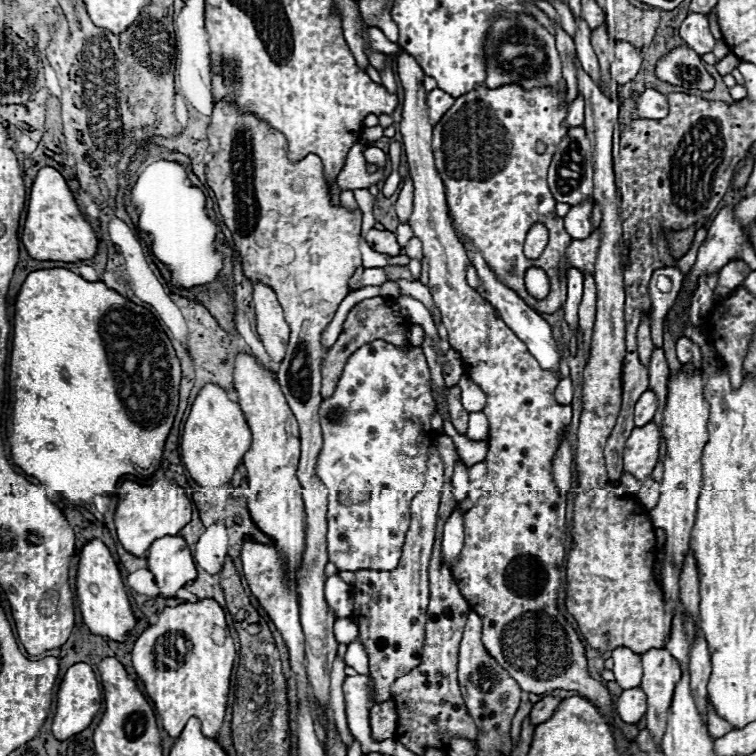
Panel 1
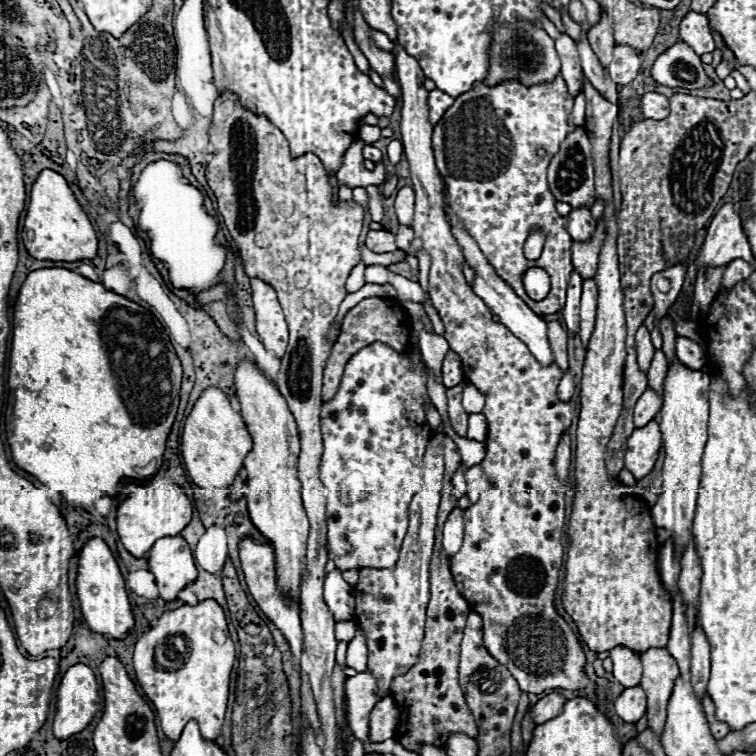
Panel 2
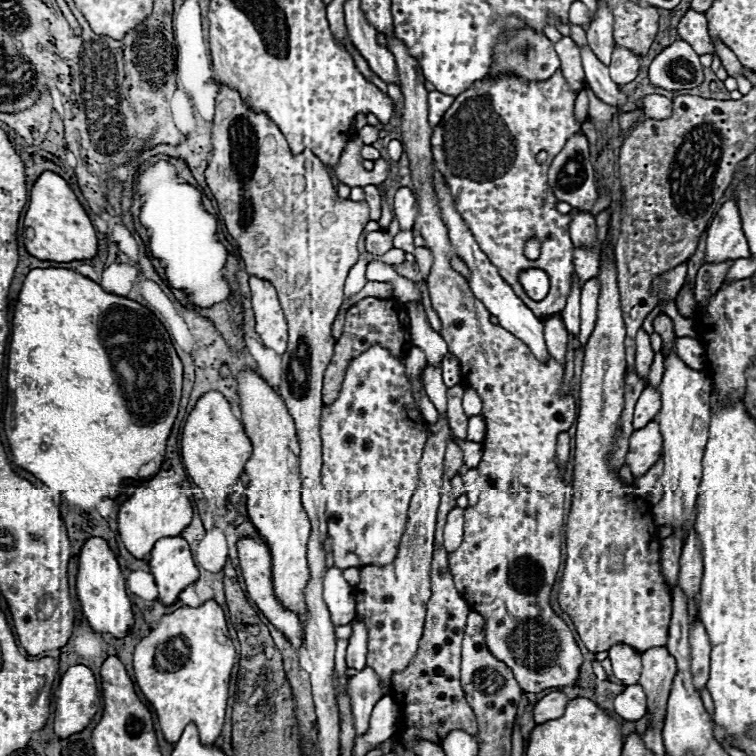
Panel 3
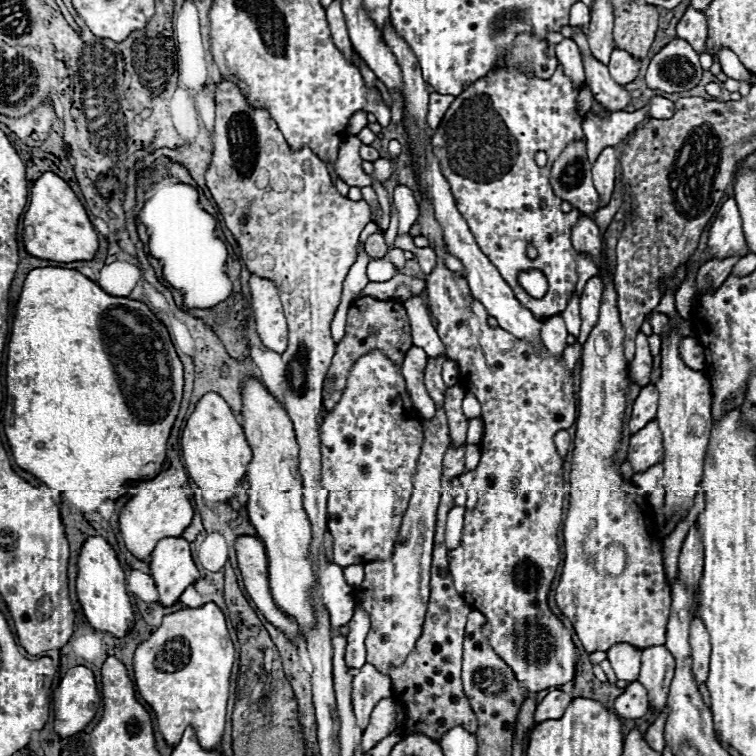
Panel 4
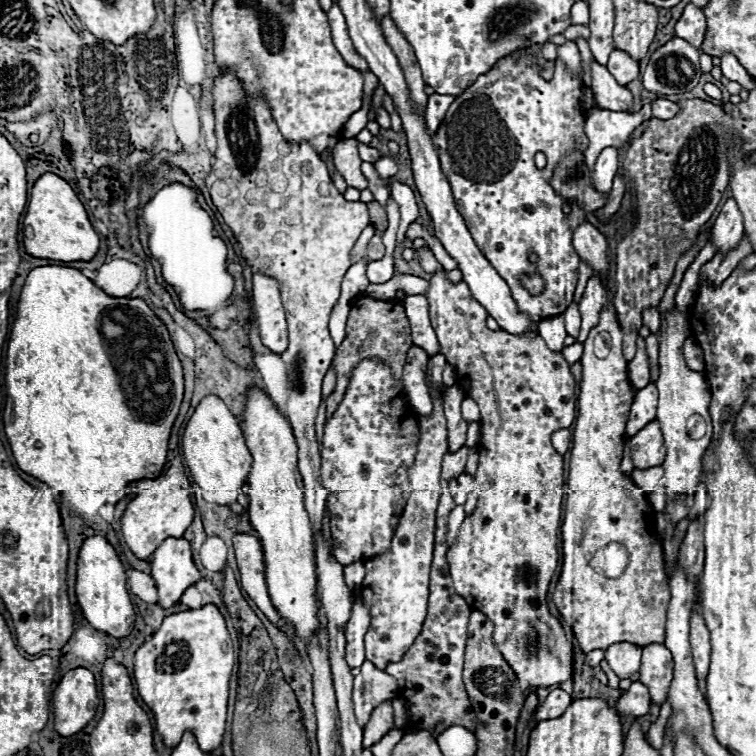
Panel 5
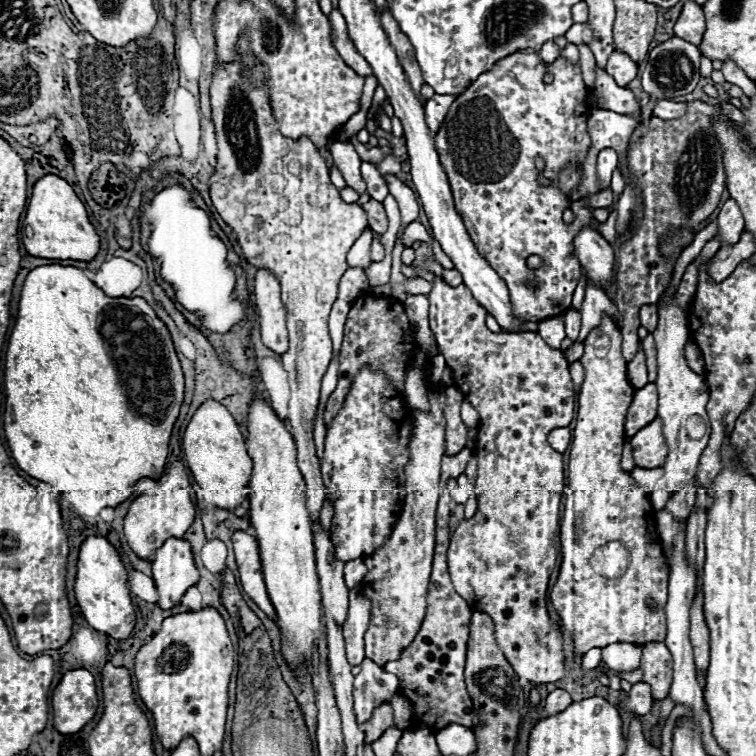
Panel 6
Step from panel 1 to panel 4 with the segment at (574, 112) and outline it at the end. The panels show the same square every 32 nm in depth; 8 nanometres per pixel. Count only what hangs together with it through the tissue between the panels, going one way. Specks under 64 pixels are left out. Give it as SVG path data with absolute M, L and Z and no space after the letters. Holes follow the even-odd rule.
M584 86L580 90L580 96L578 96L578 112L580 112L580 116L586 116L590 106L592 106L592 92L590 92L588 86Z

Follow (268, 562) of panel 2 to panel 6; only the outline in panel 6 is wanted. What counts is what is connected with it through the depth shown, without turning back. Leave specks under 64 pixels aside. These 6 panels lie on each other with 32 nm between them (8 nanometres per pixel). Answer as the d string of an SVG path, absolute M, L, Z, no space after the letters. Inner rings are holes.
M236 530L232 534L232 544L236 552L236 562L240 570L240 582L246 594L272 618L276 620L276 612L270 604L270 598L266 594L266 584L262 578L262 568L260 568L260 556L258 556L258 544L256 538L246 534L244 530Z

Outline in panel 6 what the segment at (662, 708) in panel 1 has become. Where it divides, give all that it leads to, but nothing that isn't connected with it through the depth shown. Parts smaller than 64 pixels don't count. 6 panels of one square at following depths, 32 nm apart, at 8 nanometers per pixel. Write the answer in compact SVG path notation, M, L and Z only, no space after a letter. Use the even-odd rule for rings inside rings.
M648 642L642 646L642 662L644 682L652 686L652 696L656 700L664 700L668 696L672 684L672 656L664 642Z

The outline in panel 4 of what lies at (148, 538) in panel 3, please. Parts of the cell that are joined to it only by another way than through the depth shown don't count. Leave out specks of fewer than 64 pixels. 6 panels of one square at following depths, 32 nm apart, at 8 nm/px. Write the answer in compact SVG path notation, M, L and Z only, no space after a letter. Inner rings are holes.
M154 479L143 481L151 483L151 493L138 492L131 499L133 493L126 495L128 500L119 499L115 502L116 514L120 514L120 532L122 538L126 542L126 548L140 560L148 560L154 546L162 540L162 538L170 538L170 536L182 536L182 532L190 526L192 516L194 516L194 508L190 498L186 496L186 492L182 492L178 486L172 486L168 490L158 492L158 485L154 485ZM130 500L130 502L128 502ZM126 504L126 506L125 506Z

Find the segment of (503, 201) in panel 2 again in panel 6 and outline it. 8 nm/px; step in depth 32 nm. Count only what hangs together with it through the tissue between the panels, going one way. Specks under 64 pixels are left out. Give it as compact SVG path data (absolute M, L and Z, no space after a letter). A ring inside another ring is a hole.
M514 52L514 54L510 54L510 56L502 58L502 60L498 60L490 72L482 74L474 84L470 84L470 88L466 88L464 94L460 94L460 96L454 100L454 104L450 106L450 112L448 112L444 124L442 124L442 128L438 130L438 134L436 134L436 138L434 138L434 140L436 140L436 150L438 150L438 156L440 156L440 162L442 162L444 170L446 170L446 174L448 174L448 180L450 180L450 188L452 188L452 194L454 194L456 210L458 210L458 214L462 216L464 226L466 226L466 230L468 230L468 234L470 234L470 238L472 238L472 242L474 242L478 254L482 254L482 258L486 258L486 262L490 264L490 268L494 268L494 270L498 272L498 276L508 284L510 302L512 302L512 314L514 314L516 318L526 320L526 322L540 322L540 320L546 320L546 318L554 318L554 316L564 314L564 312L570 308L574 288L576 288L576 284L578 284L578 280L580 280L580 276L582 276L582 274L580 274L580 262L578 262L576 248L574 248L574 234L578 234L578 230L584 230L584 228L598 230L598 228L596 228L598 222L596 222L594 216L592 216L592 210L594 210L594 208L586 206L586 202L582 202L582 200L576 202L576 210L574 210L574 208L572 208L572 202L562 194L562 190L558 190L556 186L546 186L546 188L542 188L542 186L536 184L536 178L538 178L540 174L542 174L544 178L548 178L548 180L554 182L554 180L558 178L558 174L560 174L568 164L572 164L572 166L582 166L582 164L584 164L586 152L588 152L588 148L590 148L590 136L588 136L590 108L588 108L588 104L586 104L586 94L588 94L588 88L586 88L586 84L582 82L580 64L572 64L572 62L564 60L564 58L558 58L554 64L546 66L546 64L540 60L538 52L532 52L532 54ZM546 72L550 72L550 74L554 76L554 82L552 82L552 84L544 84L544 82L542 82L542 78L544 78ZM540 154L542 154L542 158L544 158L544 170L538 170L538 168L536 168L536 158L538 158ZM566 208L572 208L572 212L574 212L574 216L576 216L576 220L574 220L572 224L566 224L566 222L562 220L562 214L564 214ZM532 254L542 256L542 260L544 260L544 262L542 262L542 268L530 270L530 268L526 266L526 258L532 256Z

